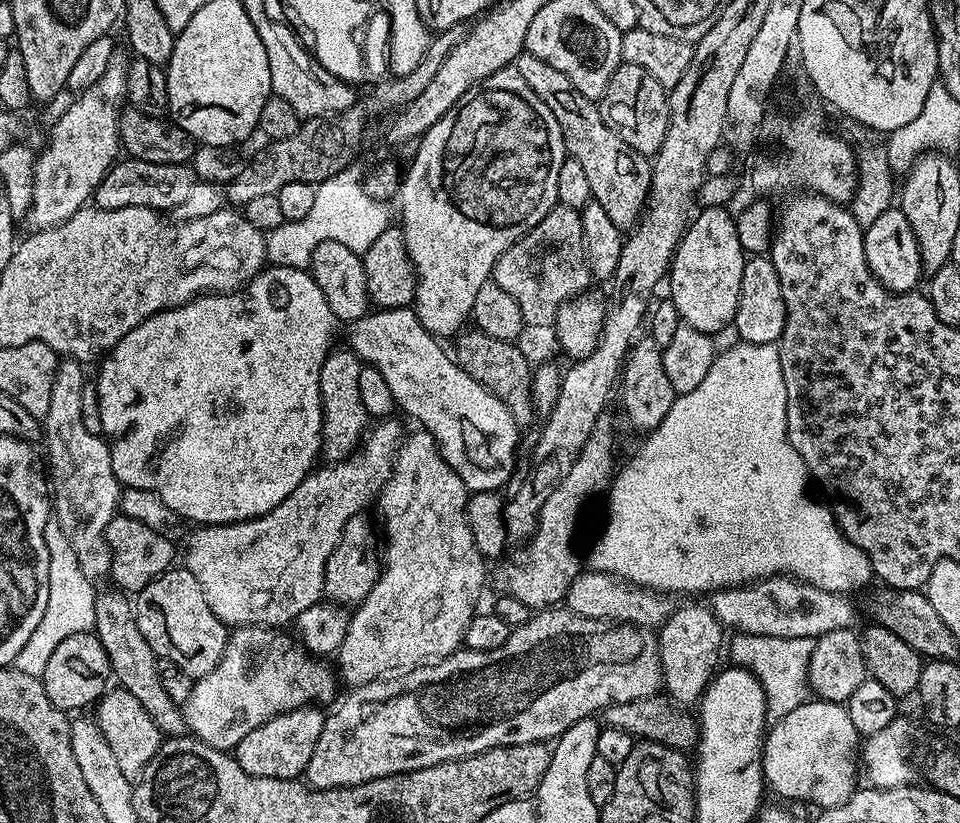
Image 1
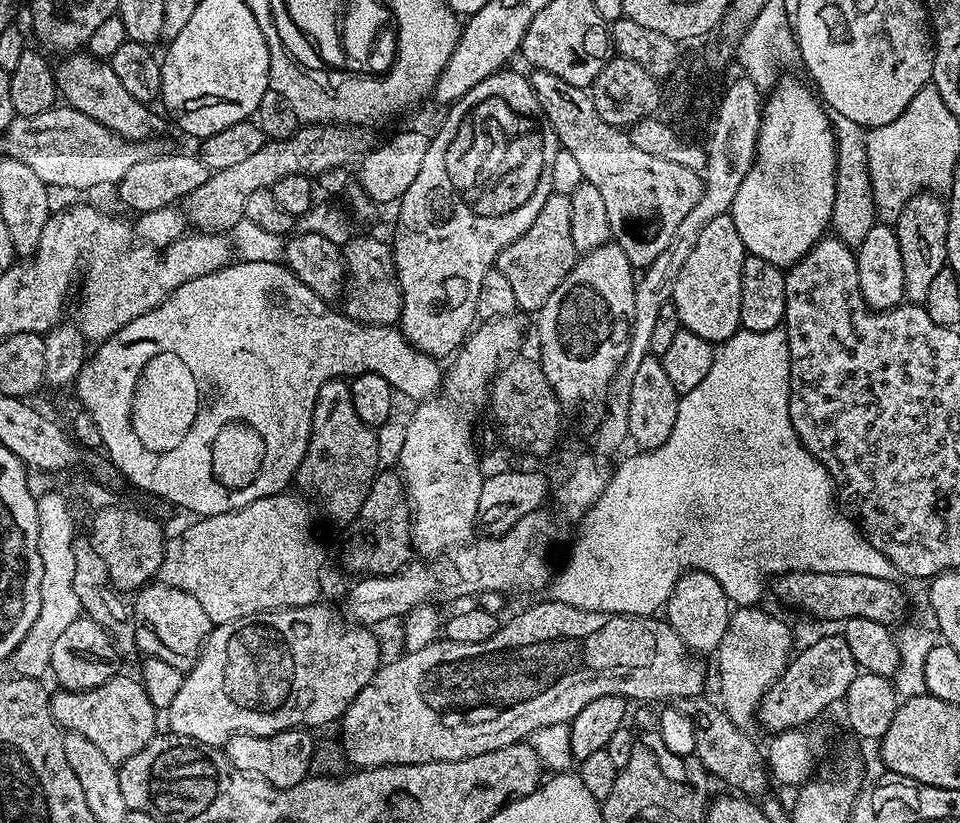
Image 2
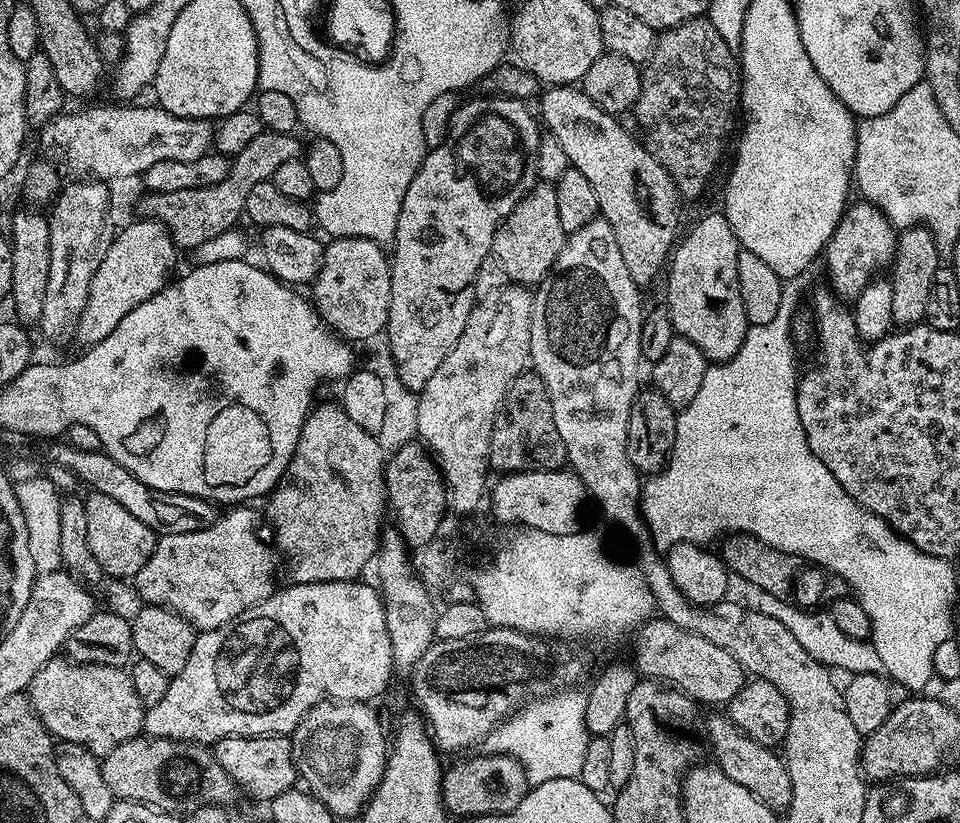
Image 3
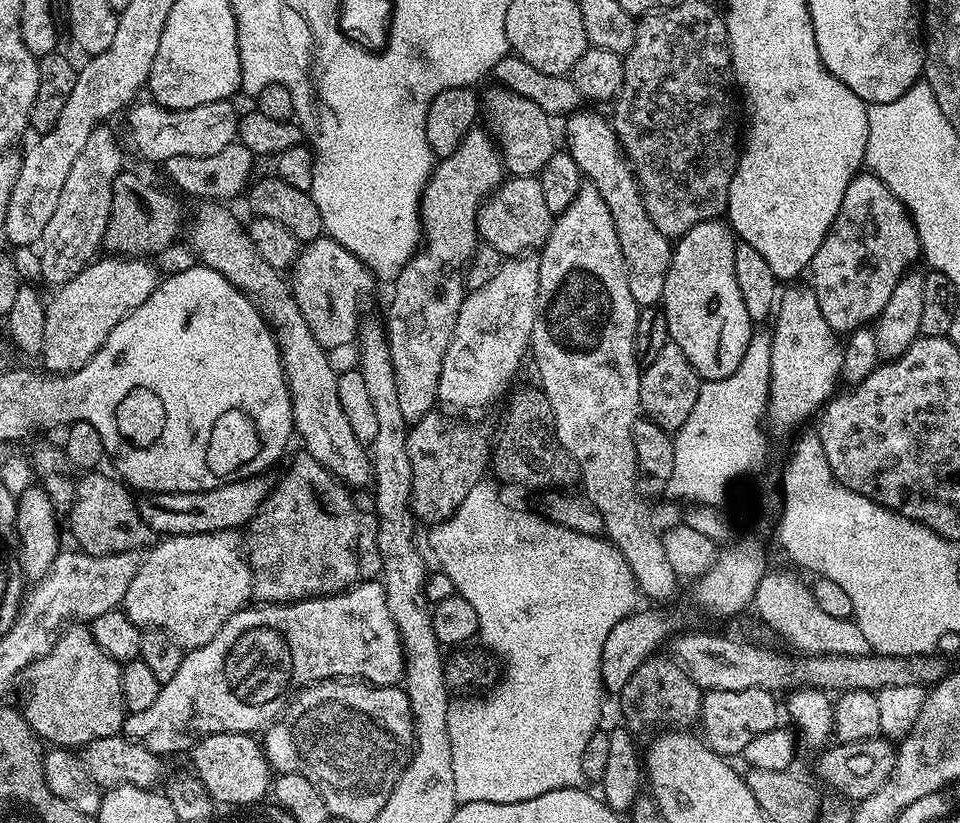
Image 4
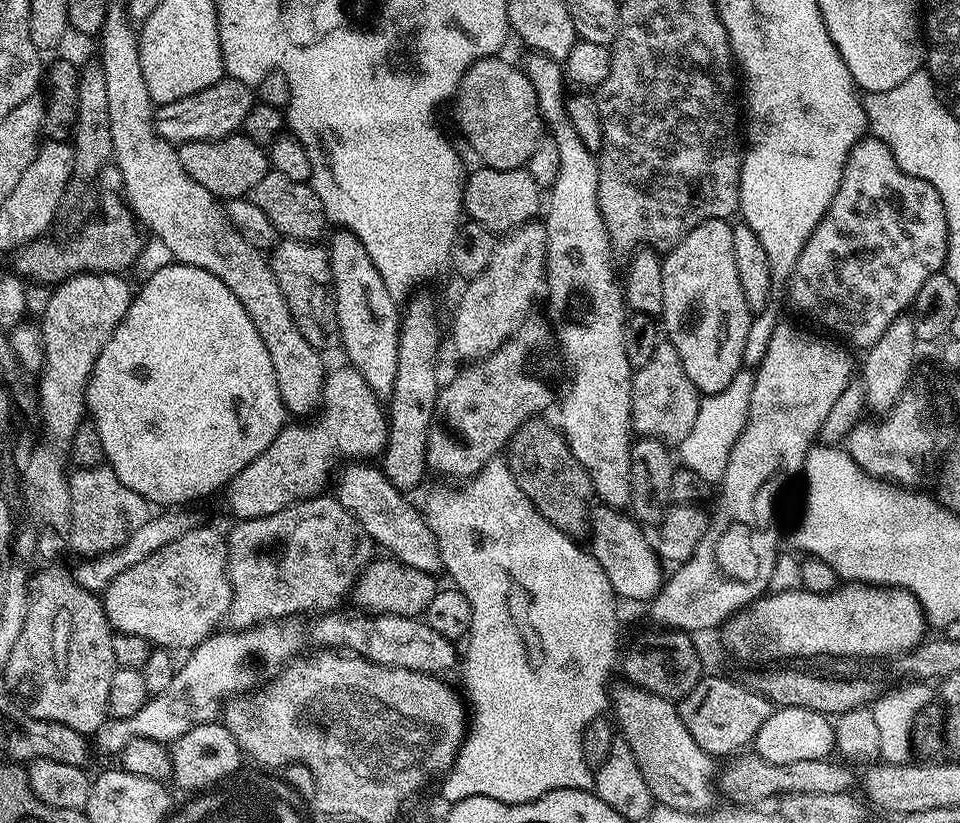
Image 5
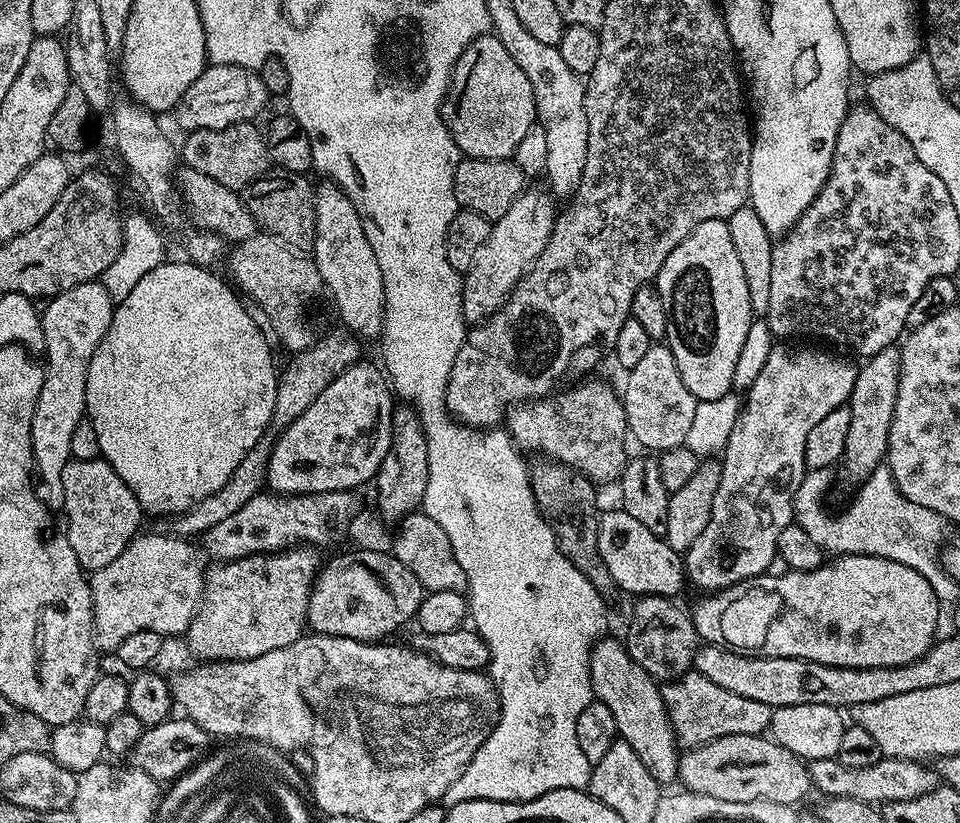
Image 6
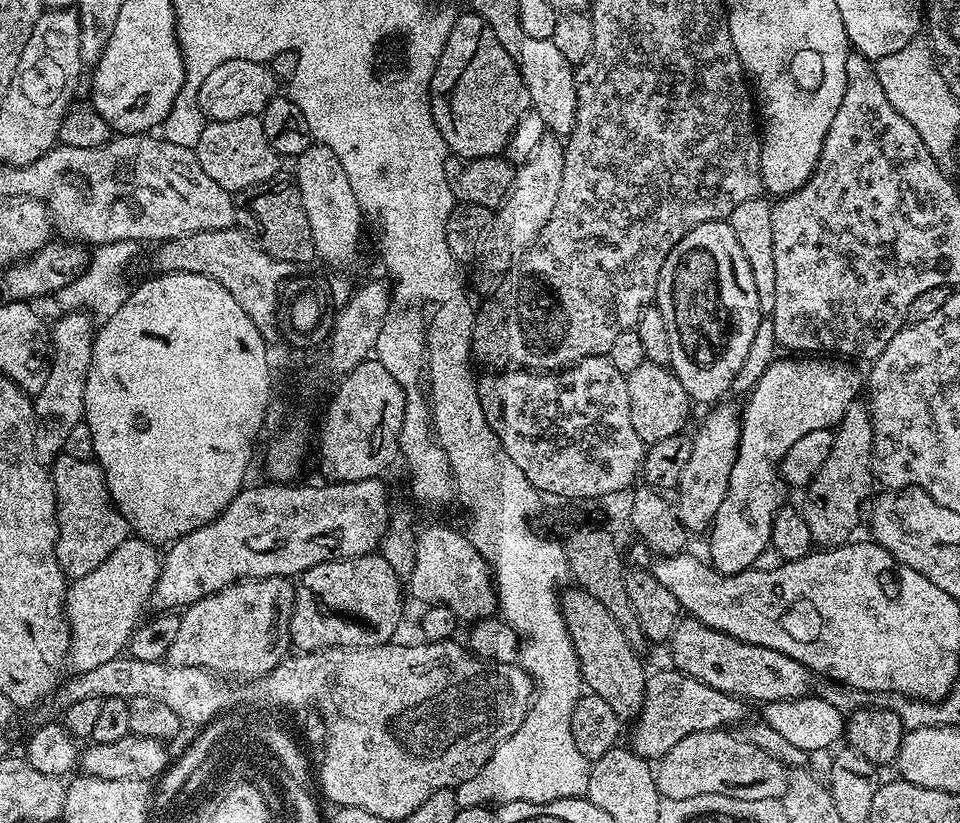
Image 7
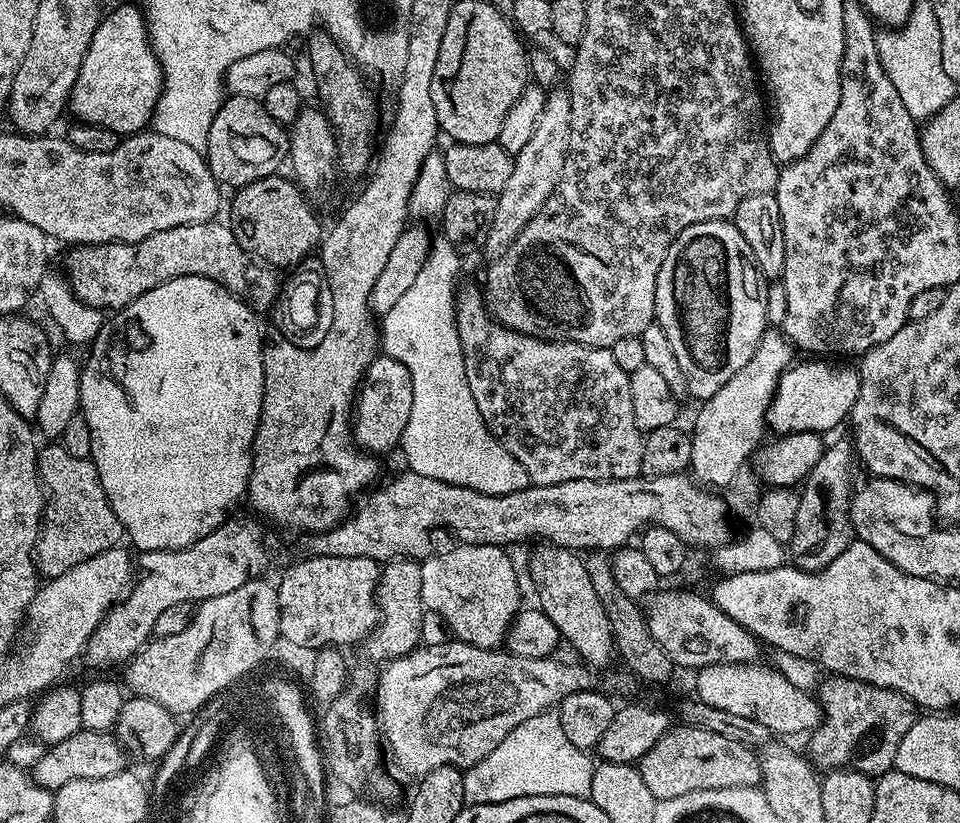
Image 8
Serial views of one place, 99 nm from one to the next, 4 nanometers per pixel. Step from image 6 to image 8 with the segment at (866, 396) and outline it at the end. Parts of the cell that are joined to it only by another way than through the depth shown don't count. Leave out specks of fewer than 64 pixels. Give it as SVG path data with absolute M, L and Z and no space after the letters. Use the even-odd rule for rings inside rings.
M851 439L836 440L825 447L822 458L810 470L802 487L799 489L800 501L798 502L798 518L794 518L794 534L790 545L790 560L793 565L807 572L817 572L825 568L846 546L850 546L854 539L852 531L852 519L848 517L848 511L852 505L851 498L854 491L852 484L852 456L854 460L854 444Z

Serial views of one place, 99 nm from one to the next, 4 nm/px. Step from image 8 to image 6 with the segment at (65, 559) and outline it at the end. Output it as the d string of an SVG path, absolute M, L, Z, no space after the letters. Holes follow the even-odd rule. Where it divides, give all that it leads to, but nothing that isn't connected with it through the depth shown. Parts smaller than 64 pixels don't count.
M103 458L68 460L66 470L62 470L62 494L62 511L68 515L66 535L85 573L91 574L102 566L110 566L110 562L114 562L114 558L118 558L118 554L122 554L141 531L142 509L138 498L134 498L130 486L118 478Z

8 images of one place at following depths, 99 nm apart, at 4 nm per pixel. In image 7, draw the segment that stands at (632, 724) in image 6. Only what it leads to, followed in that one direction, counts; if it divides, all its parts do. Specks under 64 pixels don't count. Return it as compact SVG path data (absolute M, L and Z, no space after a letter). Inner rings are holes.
M572 586L568 593L565 591L560 598L560 609L566 622L566 630L570 634L570 642L574 642L574 650L578 654L580 679L586 685L587 691L591 695L604 699L614 709L614 714L620 716L621 721L631 721L640 712L648 681L646 671L644 672L644 664L640 661L641 653L632 648L630 642L626 642L626 634L622 626L614 622L610 610L606 610L606 606L598 602L598 598L594 598L583 588Z

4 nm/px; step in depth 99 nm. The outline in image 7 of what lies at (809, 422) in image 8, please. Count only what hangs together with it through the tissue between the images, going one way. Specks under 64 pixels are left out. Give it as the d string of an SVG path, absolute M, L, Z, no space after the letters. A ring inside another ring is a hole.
M812 354L807 358L776 360L756 380L748 406L742 410L740 419L740 445L734 460L734 470L730 470L730 486L726 486L726 498L718 506L718 514L713 518L707 533L707 559L717 572L726 575L745 572L755 565L758 554L762 554L772 543L772 523L776 512L785 507L784 477L780 475L786 454L798 438L810 434L810 430L832 428L840 423L842 414L856 401L862 392L862 376L851 368L851 363L840 358L821 358Z

